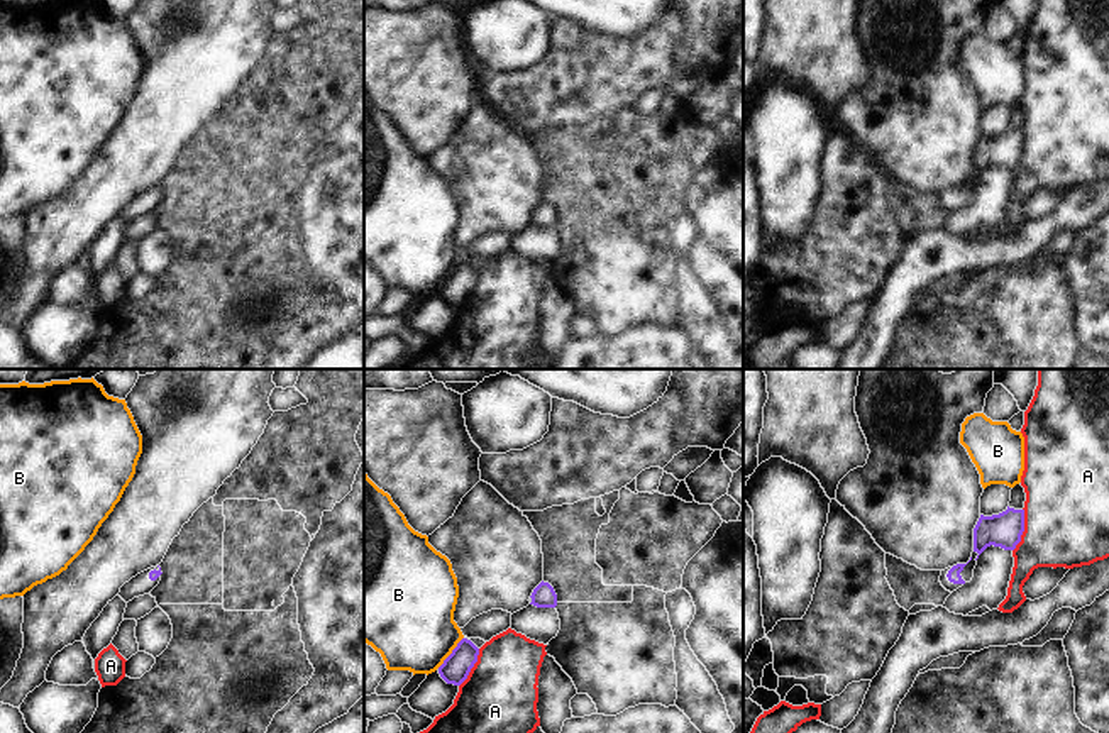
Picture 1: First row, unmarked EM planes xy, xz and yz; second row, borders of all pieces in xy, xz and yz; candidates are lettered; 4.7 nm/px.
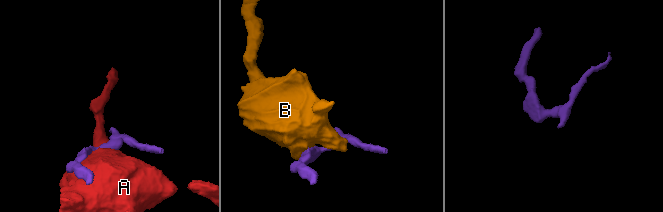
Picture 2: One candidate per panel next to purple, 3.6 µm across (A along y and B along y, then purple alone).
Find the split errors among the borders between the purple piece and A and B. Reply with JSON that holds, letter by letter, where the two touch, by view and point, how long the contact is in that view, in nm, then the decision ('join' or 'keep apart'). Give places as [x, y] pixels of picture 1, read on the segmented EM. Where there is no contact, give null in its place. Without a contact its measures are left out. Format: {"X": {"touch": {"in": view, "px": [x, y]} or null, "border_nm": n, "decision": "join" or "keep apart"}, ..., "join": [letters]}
{"A": {"touch": {"in": "yz", "px": [1023, 530]}, "border_nm": 220, "decision": "keep apart"}, "B": {"touch": {"in": "xz", "px": [452, 652]}, "border_nm": 200, "decision": "keep apart"}, "join": []}

